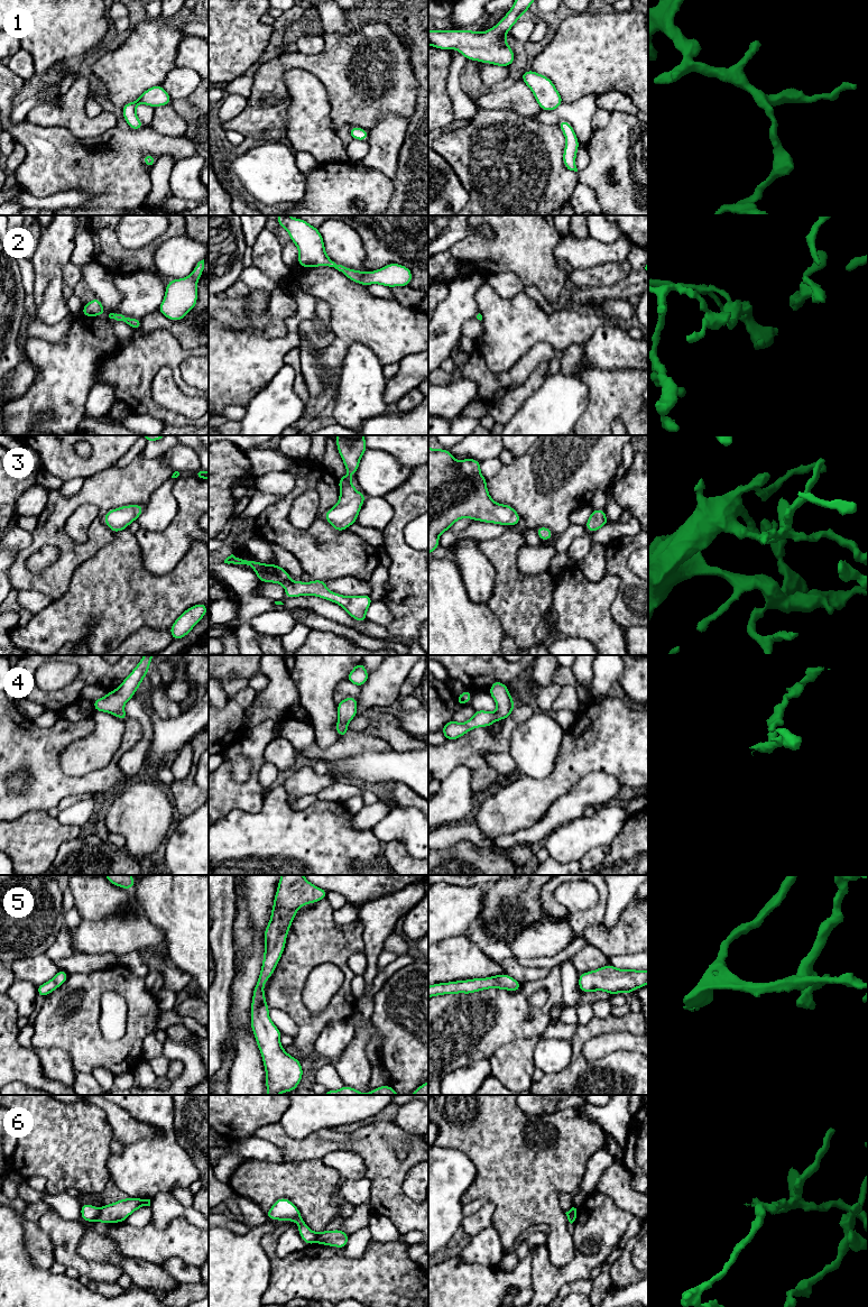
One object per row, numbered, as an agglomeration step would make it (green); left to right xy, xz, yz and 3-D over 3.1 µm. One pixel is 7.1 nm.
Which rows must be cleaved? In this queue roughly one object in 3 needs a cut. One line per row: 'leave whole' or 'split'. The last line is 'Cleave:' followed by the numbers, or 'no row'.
1: leave whole
2: leave whole
3: leave whole
4: leave whole
5: leave whole
6: split
Cleave: 6

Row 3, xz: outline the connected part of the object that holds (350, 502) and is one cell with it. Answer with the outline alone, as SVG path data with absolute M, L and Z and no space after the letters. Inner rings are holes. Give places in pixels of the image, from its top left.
M349 475L338 479L340 486L340 498L338 504L326 510L324 518L341 532L357 522L361 506L367 498L366 494L360 494L353 486Z

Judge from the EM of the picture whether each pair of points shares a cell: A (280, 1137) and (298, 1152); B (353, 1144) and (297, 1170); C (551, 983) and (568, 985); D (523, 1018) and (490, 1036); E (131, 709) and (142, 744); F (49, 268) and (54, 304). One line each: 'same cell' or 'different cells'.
A: same cell
B: different cells
C: different cells
D: same cell
E: same cell
F: same cell

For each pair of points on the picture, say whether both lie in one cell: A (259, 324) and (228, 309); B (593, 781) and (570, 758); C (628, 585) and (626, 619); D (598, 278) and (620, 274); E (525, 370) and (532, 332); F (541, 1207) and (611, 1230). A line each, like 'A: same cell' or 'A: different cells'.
A: same cell
B: different cells
C: same cell
D: same cell
E: different cells
F: different cells

